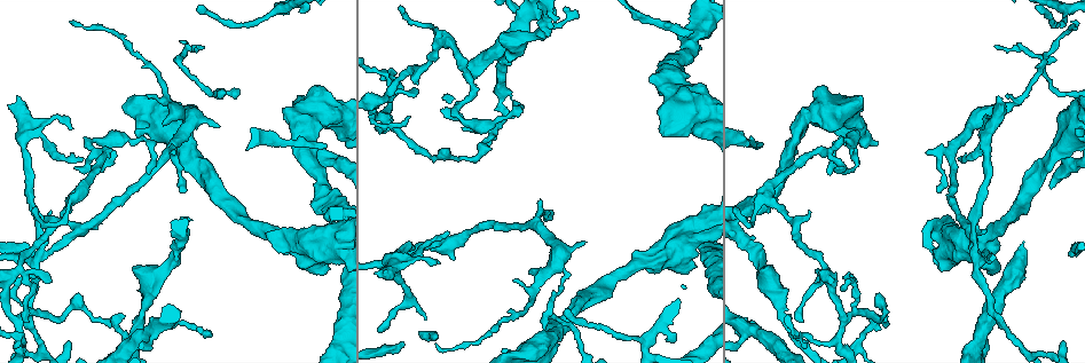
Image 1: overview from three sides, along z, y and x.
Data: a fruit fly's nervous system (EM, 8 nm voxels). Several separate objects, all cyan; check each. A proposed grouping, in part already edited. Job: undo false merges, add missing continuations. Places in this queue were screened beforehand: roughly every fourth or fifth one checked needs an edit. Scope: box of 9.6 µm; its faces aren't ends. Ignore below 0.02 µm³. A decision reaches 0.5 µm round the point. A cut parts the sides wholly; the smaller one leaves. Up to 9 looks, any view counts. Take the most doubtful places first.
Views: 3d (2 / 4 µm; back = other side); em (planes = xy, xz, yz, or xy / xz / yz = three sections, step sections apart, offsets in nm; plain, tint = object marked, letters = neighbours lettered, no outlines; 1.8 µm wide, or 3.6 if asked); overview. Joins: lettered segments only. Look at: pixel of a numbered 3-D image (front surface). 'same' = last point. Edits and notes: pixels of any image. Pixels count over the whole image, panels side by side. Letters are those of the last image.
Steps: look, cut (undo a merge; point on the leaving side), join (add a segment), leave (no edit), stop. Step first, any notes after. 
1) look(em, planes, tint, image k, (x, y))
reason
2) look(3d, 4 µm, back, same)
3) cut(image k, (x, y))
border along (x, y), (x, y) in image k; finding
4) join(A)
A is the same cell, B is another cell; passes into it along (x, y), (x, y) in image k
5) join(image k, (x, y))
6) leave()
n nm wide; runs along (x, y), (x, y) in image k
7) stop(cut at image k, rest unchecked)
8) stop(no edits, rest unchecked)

look(3d, 4 µm, back, image 1, (972, 250))
looks like a crossing

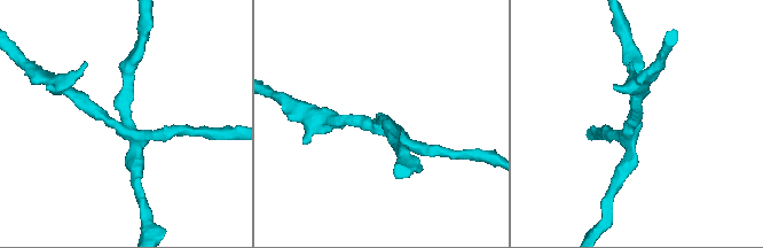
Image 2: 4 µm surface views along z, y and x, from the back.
look(em, xy, step 16, letters, image 2, (121, 121))
4 arms

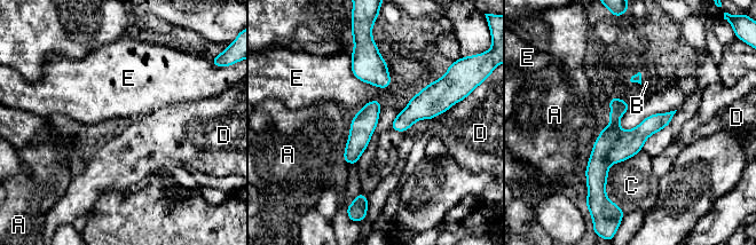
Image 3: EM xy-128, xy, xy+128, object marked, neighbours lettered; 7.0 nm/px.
cut(image 3, (597, 172))
A, B, C, D and E are other cells; border along (623, 131), (606, 153), (611, 164) in image 3; a second neuron is stuck on

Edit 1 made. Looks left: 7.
look(overview)

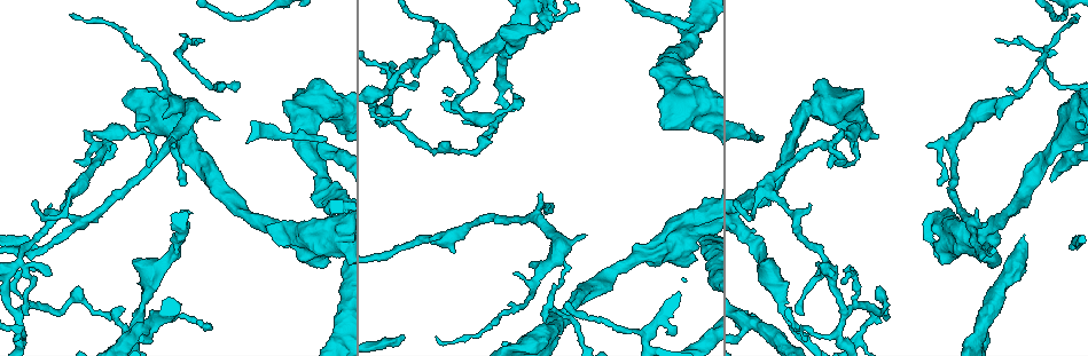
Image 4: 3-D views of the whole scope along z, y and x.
look(em, planes, letters, image 4, (759, 138))
free end

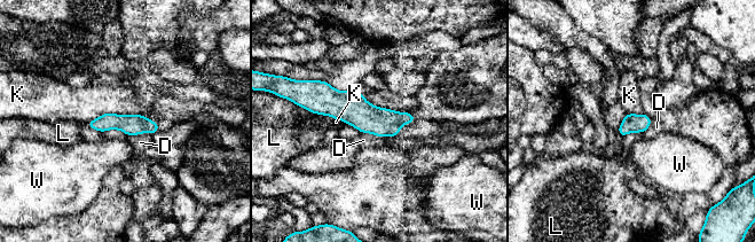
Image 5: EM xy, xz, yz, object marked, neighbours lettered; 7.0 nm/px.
leave()
D, K, L and W are other cells; border along (142, 114), (101, 114), (85, 123) in image 5; no lettered segment goes on from it

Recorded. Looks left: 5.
look(em, planes, plain, image 4, (75, 189))
a fork

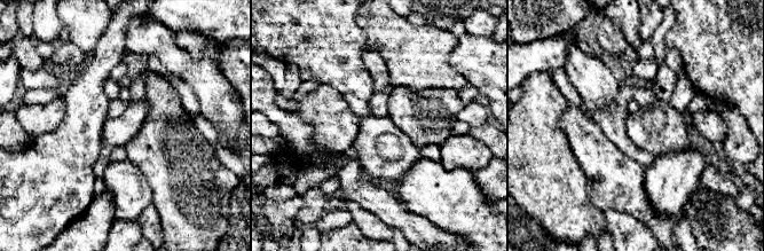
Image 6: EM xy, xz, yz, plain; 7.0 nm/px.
look(em, planes, letters, same)

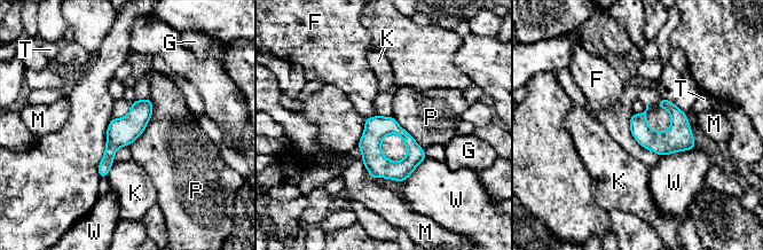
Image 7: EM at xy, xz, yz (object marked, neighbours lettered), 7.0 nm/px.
leave()
F, G, K, M, P, T and W are other cells; runs along (147, 101), (111, 146), (102, 174) in image 7; one neuron here

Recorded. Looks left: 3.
look(em, xy, step 4, tint, image 4, (294, 239))
four-way junction

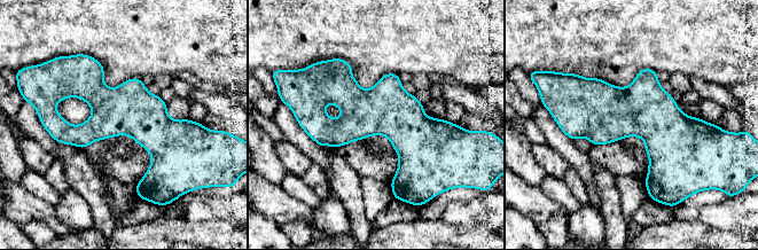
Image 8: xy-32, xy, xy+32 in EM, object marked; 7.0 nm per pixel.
look(em, planes, letters, same)
cut it another way

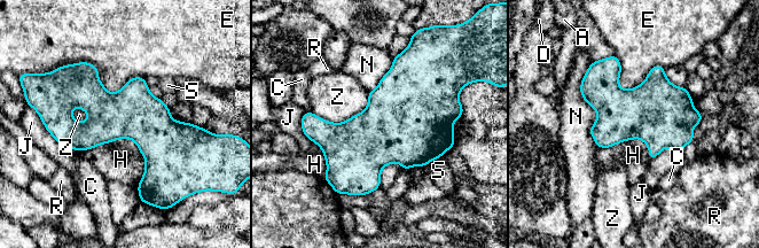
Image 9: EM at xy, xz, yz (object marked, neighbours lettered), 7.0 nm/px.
leave()
N touches over 600 nm; A, C, D, E, H, J, N, R, S and Z are other cells; continuous, no second neuron

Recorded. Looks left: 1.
stop(cut at image 3, rest unchecked)

